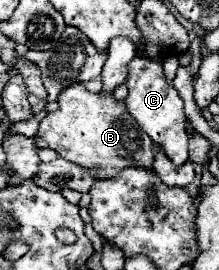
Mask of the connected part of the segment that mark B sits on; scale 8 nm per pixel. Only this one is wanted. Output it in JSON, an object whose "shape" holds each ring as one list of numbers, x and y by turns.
{"shape":[[72,84,60,94,58,104,60,108,56,112,50,112,40,120,36,134,38,148,56,150,68,162,90,170,96,180,110,180,128,166,152,170,154,142,138,128,124,102,114,100,114,96,92,94,84,88,84,84]]}

